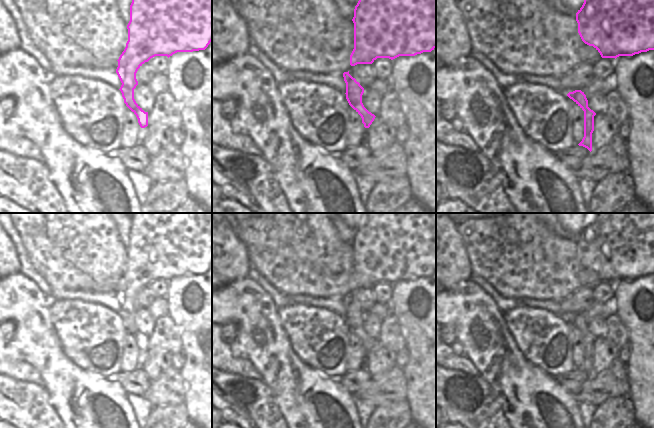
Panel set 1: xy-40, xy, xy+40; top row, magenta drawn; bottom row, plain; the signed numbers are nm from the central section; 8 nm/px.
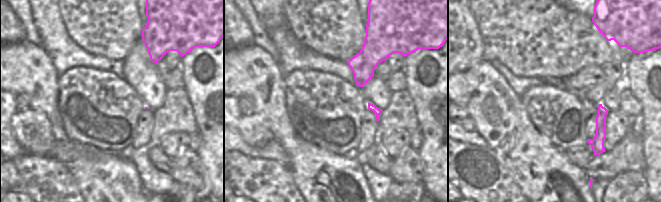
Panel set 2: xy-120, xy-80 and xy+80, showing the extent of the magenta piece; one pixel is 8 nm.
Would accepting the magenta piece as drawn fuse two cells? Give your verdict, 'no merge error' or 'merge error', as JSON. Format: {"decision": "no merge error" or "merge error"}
{"decision": "no merge error"}

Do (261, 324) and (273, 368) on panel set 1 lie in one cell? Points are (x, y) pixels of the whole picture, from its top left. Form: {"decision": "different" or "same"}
{"decision": "same"}

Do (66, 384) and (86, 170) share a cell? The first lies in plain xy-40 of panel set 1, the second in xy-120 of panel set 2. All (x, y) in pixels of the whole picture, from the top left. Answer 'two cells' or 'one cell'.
one cell

